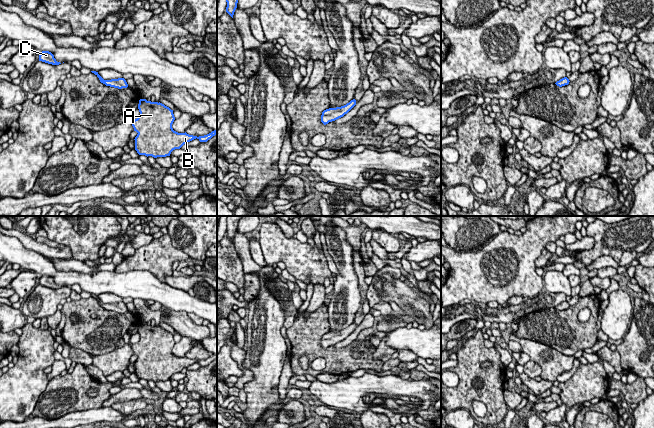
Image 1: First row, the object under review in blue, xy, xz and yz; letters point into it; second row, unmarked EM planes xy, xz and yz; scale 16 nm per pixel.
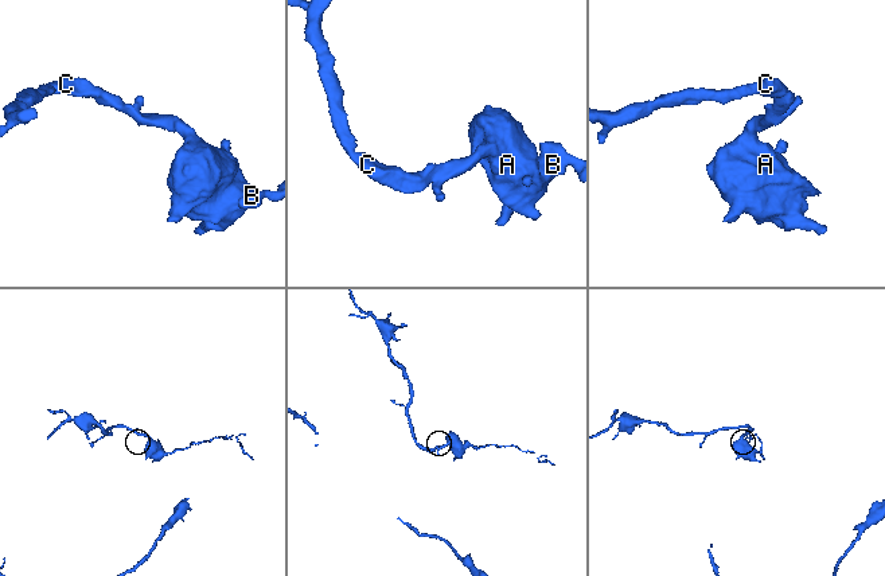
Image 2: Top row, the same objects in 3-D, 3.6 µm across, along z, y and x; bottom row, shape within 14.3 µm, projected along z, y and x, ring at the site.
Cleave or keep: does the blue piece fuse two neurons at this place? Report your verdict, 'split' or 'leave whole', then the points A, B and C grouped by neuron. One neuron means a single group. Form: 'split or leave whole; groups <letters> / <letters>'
leave whole; groups A B C

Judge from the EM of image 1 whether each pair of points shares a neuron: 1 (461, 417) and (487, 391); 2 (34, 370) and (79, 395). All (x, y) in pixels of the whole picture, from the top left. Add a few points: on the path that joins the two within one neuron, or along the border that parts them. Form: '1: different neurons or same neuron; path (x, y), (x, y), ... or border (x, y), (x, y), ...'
1: different neurons; border (468, 410), (473, 417)
2: different neurons; border (49, 381), (45, 390), (36, 401)

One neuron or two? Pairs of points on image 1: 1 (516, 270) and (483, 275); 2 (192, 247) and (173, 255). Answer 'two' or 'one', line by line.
1: one
2: two

